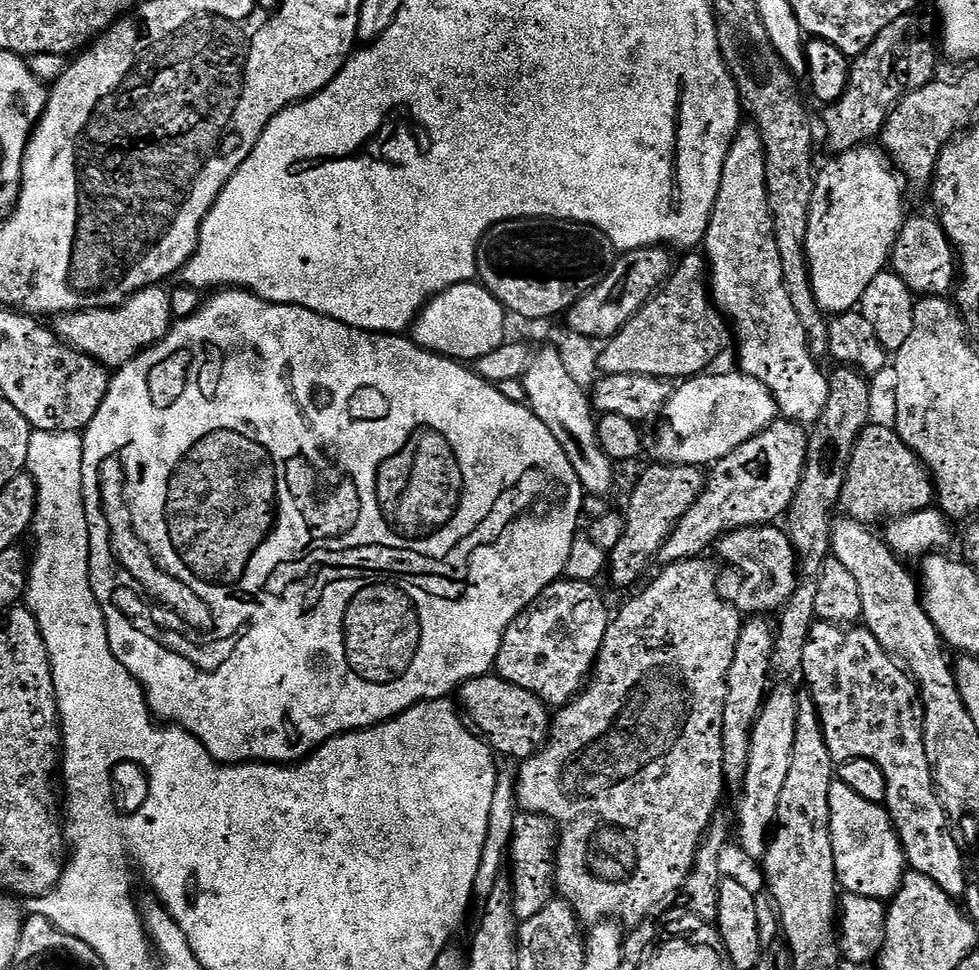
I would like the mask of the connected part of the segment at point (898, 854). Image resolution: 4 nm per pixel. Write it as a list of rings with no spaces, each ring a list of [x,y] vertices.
[[[833,779],[830,786],[830,834],[834,846],[834,870],[845,893],[891,901],[904,880],[906,861],[900,835],[892,825],[887,807],[866,802],[846,782]]]

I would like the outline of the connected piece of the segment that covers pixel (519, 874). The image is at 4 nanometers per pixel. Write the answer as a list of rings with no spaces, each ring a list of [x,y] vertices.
[[[533,812],[517,815],[510,847],[510,866],[512,862],[510,879],[514,885],[517,921],[523,922],[534,918],[538,910],[545,908],[554,899],[557,843],[557,829],[547,816],[539,816]]]

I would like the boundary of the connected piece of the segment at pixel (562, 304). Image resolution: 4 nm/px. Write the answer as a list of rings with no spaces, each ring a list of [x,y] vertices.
[[[507,220],[495,224],[476,248],[478,280],[511,315],[513,312],[524,320],[548,320],[559,312],[567,313],[579,296],[585,296],[599,283],[600,244],[608,244],[606,234],[589,224],[576,224],[572,220]]]

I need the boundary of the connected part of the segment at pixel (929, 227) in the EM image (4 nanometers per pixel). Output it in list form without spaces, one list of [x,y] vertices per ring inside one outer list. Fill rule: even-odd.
[[[916,216],[907,221],[900,229],[890,257],[891,271],[906,282],[913,294],[925,296],[947,297],[958,283],[958,257],[955,248],[942,230],[939,219],[928,216]]]

